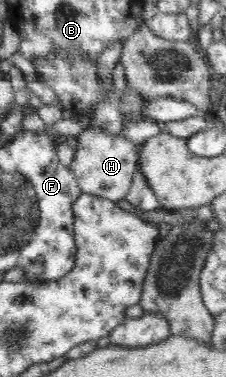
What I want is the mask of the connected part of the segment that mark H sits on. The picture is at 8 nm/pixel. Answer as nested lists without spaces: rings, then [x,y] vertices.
[[[90,126],[75,137],[78,145],[69,168],[73,171],[81,190],[114,202],[125,199],[136,173],[138,147],[121,133],[113,135],[101,129],[92,129]]]

